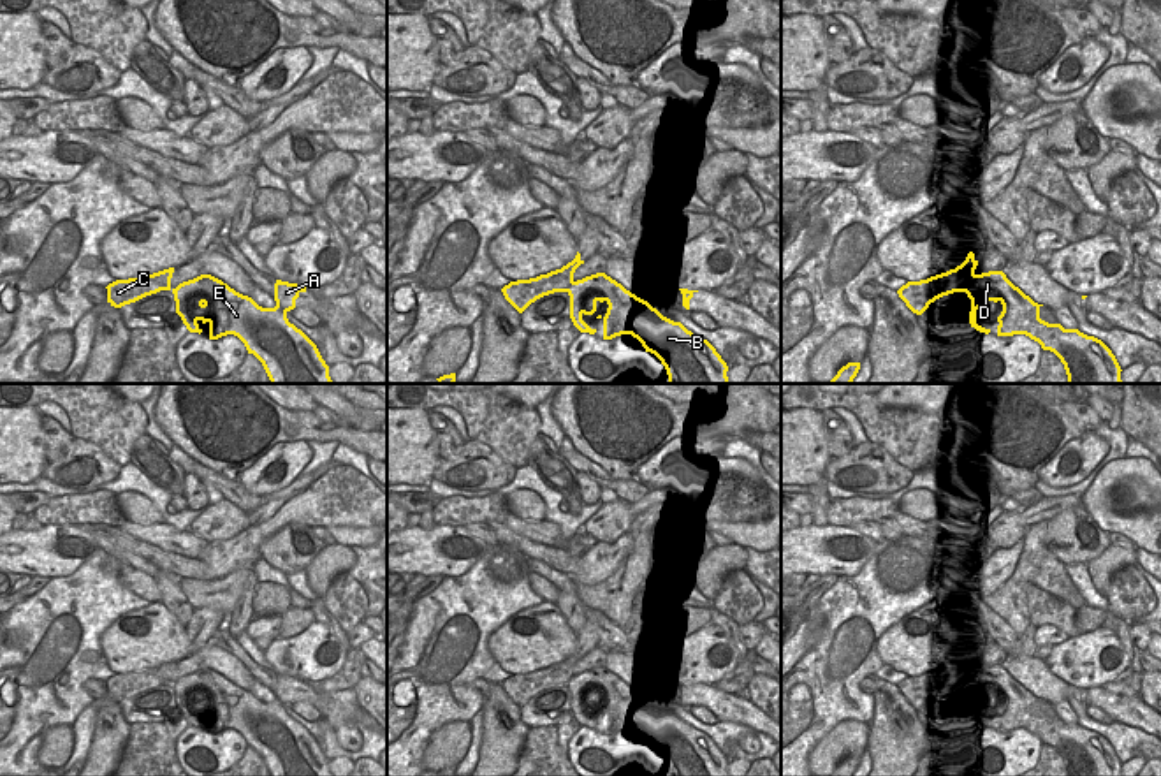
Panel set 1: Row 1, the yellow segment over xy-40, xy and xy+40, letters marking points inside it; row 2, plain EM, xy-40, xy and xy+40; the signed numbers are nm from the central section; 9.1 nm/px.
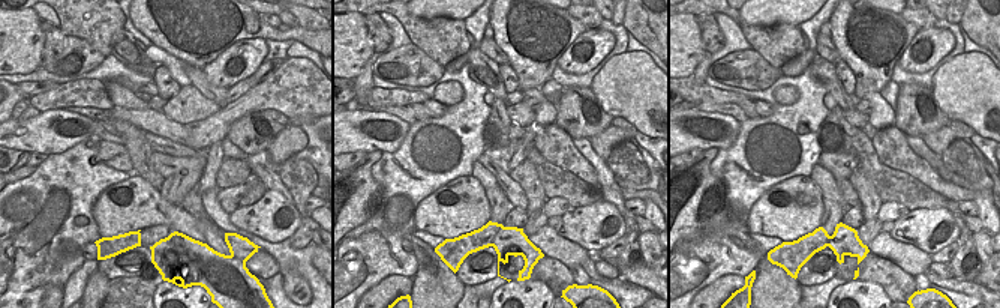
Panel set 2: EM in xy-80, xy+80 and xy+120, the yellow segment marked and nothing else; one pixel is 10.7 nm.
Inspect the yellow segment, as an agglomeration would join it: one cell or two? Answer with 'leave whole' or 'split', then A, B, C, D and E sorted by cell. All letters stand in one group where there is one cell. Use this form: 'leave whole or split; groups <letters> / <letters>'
split; groups A B D E / C

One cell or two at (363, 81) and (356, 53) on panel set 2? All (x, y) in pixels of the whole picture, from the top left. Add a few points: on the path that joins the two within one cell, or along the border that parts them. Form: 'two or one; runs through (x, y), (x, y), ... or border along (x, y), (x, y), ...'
two; border along (374, 53), (354, 78)

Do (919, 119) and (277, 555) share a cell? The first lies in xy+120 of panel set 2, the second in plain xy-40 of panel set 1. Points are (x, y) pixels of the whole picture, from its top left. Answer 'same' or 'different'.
same

